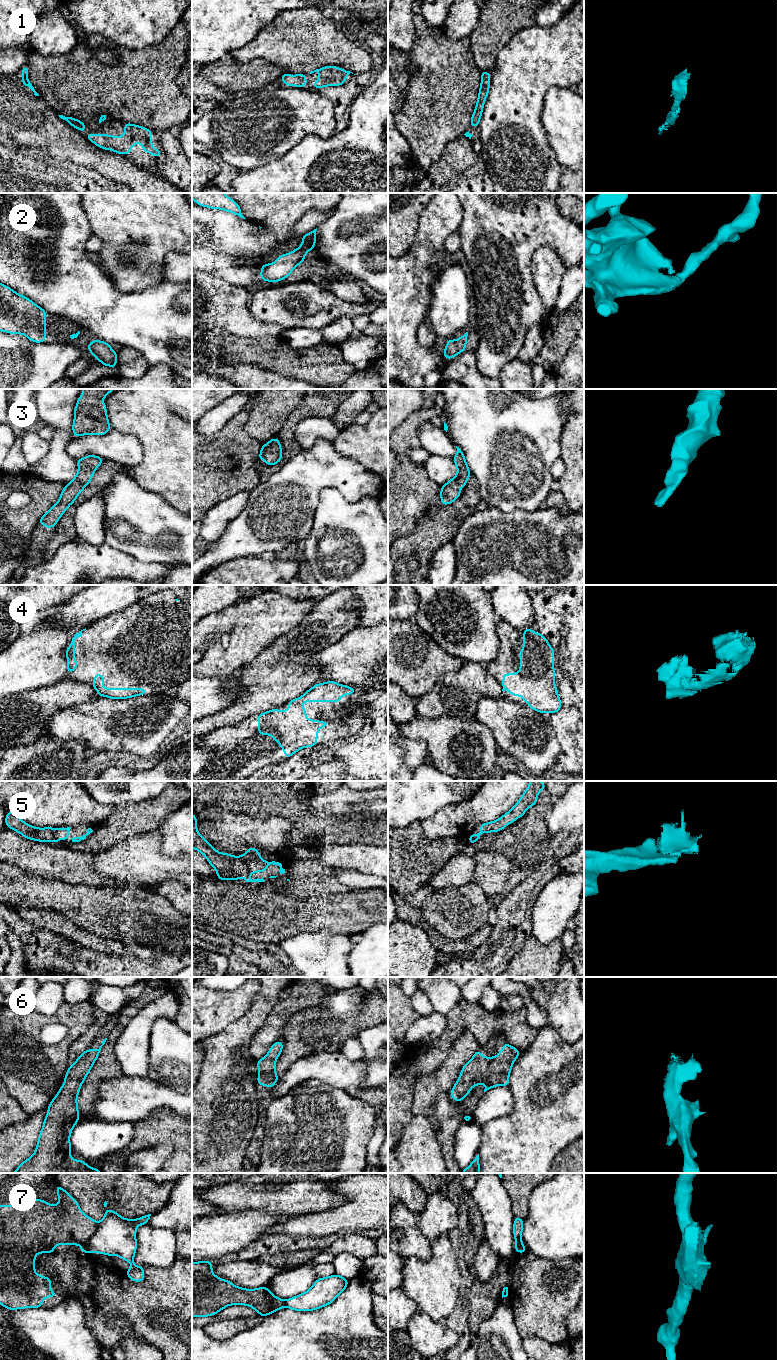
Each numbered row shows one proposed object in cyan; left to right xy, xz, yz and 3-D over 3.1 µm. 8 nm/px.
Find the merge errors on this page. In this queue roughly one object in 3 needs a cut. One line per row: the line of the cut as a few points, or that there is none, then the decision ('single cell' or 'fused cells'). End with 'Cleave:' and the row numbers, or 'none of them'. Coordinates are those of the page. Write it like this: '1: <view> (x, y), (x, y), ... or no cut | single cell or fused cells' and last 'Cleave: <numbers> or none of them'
1: no cut | single cell
2: no cut | single cell
3: no cut | single cell
4: no cut | single cell
5: no cut | single cell
6: no cut | single cell
7: xy (97, 1223), (95, 1232), (88, 1241), (88, 1251) | fused cells
Cleave: 7

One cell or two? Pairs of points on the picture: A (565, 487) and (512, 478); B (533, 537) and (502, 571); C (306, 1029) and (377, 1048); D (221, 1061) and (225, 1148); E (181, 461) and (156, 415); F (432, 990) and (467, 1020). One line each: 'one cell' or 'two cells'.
A: two cells
B: one cell
C: two cells
D: one cell
E: one cell
F: two cells

